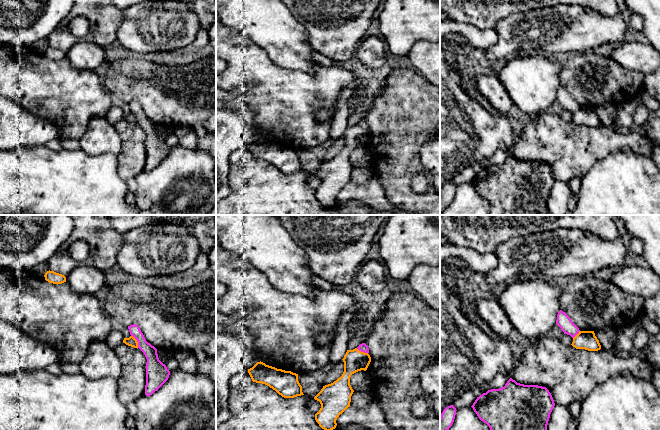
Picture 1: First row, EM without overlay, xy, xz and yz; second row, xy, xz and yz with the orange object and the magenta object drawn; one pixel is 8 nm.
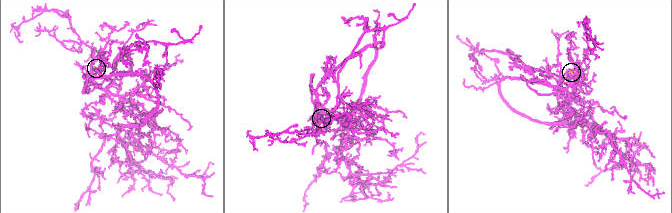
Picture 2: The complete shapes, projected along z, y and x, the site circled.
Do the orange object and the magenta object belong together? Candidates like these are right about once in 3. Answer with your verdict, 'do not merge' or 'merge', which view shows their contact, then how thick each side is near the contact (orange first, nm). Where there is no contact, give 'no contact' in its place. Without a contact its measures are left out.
do not merge; contact in xy; calibres 80 and 140 nm

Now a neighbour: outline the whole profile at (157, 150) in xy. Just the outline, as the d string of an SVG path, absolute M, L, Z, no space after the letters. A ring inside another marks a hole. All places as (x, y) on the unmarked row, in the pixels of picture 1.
M138 101L128 102L130 111L138 118L138 124L144 129L146 139L145 171L150 172L157 167L169 154L170 147L157 130L157 125L148 119Z

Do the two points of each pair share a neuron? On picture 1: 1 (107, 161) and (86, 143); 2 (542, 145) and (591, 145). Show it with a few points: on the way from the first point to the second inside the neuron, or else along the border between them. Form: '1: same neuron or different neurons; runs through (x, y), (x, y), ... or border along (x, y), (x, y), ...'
1: different neurons; border along (80, 149), (92, 155), (113, 153), (116, 156)
2: same neuron; runs through (554, 145), (579, 145)

